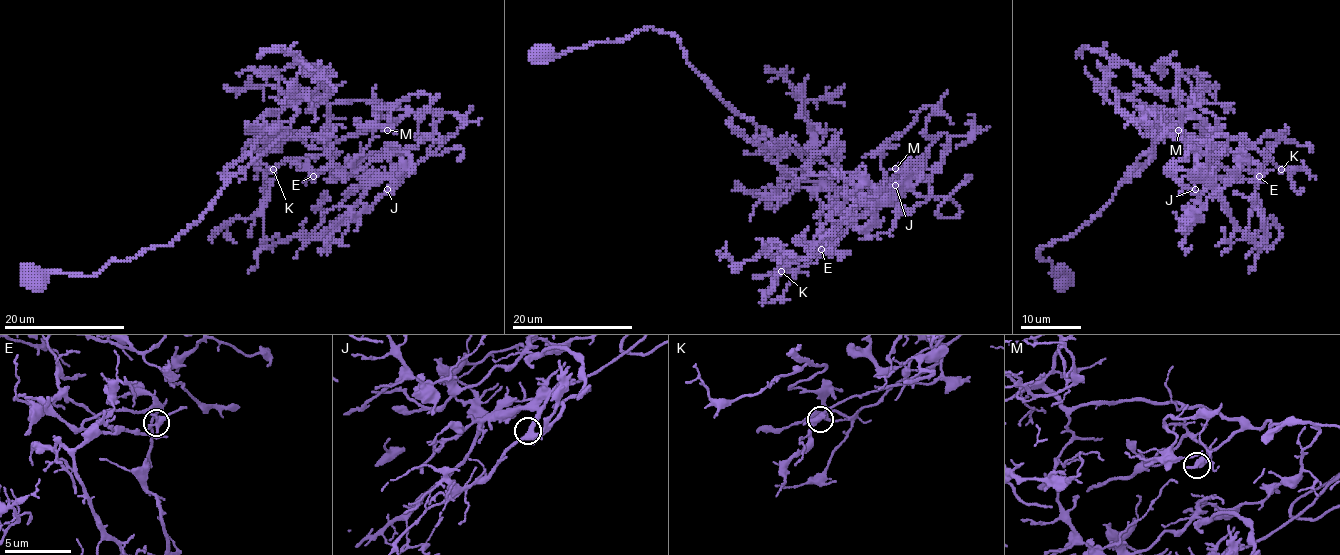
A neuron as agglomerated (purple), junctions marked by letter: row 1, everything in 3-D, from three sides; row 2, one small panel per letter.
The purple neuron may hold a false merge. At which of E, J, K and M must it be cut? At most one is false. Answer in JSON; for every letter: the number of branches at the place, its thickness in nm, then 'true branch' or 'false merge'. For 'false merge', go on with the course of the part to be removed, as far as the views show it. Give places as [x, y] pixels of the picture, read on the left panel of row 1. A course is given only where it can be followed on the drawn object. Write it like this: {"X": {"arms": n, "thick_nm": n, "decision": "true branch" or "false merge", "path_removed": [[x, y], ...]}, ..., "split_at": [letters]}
{"E": {"arms": 3, "thick_nm": 320, "decision": "false merge", "path_removed": [[313, 177], [347, 178], [397, 151], [414, 171], [373, 180], [307, 243], [296, 236], [263, 248], [247, 272]]}, "J": {"arms": 3, "thick_nm": 340, "decision": "true branch"}, "K": {"arms": 3, "thick_nm": 320, "decision": "true branch"}, "M": {"arms": 3, "thick_nm": 340, "decision": "true branch"}, "split_at": ["E"]}

